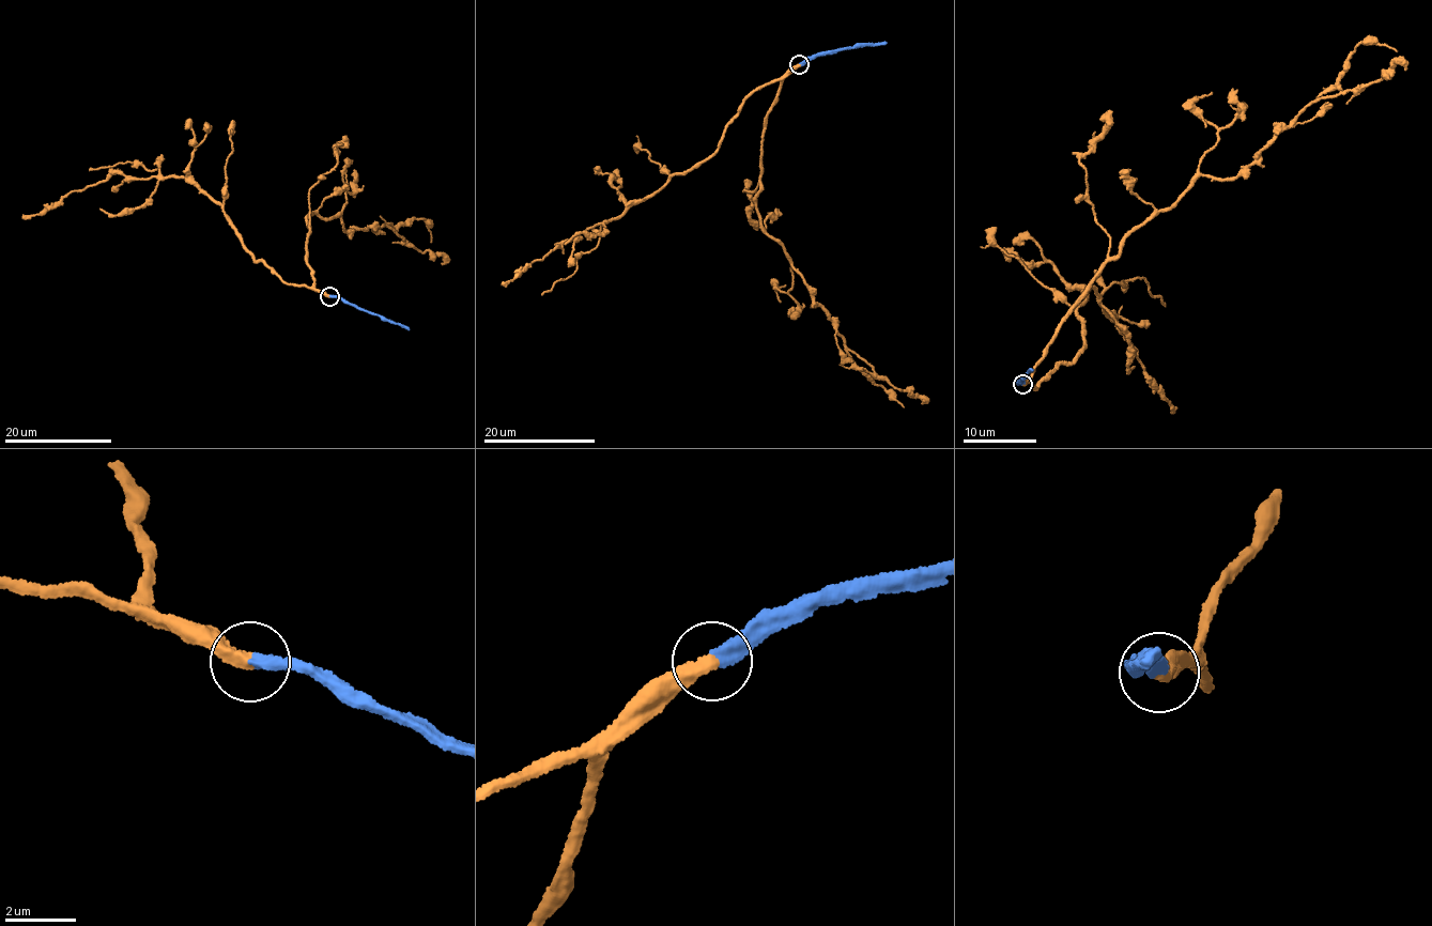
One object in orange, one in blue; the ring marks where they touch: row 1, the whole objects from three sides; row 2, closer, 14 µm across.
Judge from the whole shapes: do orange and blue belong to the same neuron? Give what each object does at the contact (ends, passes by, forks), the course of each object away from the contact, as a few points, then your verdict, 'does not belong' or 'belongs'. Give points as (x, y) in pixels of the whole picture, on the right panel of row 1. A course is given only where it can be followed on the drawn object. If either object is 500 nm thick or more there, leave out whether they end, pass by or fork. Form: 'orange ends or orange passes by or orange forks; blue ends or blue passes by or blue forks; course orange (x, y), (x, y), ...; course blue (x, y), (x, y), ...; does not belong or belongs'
orange ends; blue ends; course orange (1022, 384), (1122, 240), (1200, 175), (1236, 175), (1309, 104), (1406, 62); course blue (1022, 384), (1020, 377), (1032, 370); belongs

